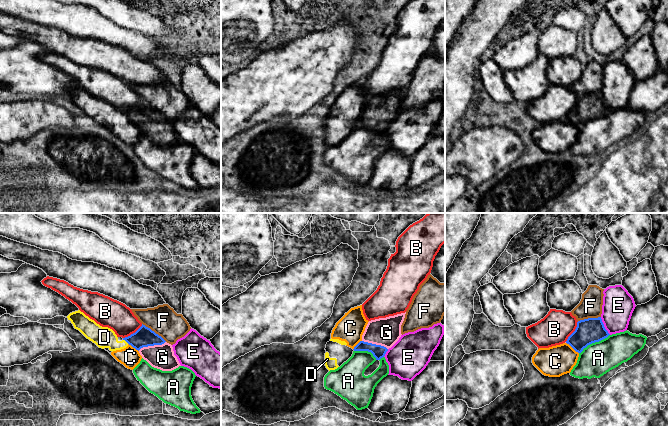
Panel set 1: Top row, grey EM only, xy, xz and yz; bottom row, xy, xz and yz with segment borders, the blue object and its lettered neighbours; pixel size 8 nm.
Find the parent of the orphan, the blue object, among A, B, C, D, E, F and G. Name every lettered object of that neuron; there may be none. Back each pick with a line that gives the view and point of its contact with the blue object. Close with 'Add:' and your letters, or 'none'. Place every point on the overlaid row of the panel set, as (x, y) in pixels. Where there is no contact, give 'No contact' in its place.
G: Touches blue at xy (151, 345)
Add: G

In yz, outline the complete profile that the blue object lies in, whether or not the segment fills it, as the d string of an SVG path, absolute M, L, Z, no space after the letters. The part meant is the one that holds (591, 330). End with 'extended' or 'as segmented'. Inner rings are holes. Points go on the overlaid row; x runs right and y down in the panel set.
M601 317L588 318L577 322L575 331L568 337L566 343L581 353L588 345L599 342L609 335Z; as segmented

